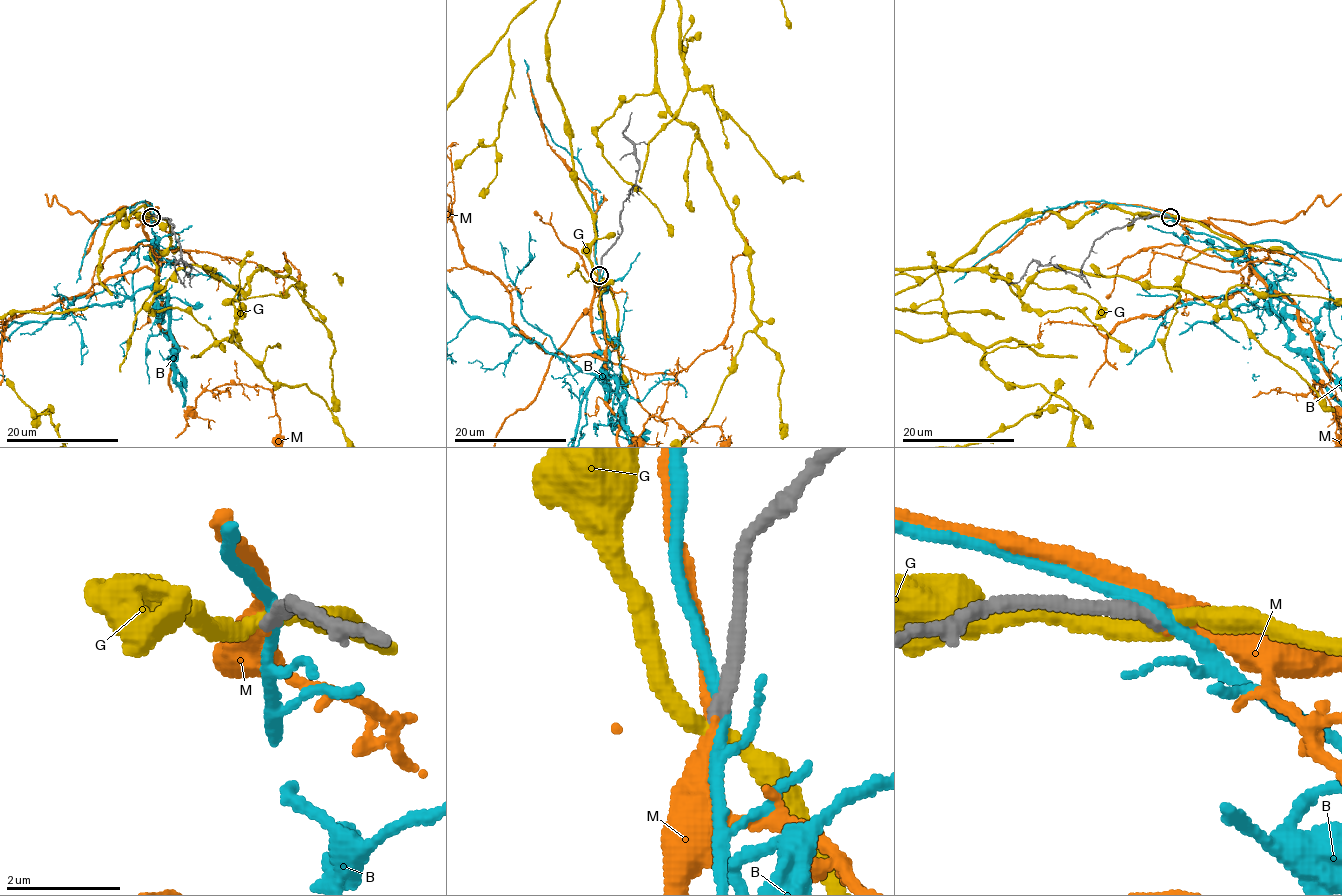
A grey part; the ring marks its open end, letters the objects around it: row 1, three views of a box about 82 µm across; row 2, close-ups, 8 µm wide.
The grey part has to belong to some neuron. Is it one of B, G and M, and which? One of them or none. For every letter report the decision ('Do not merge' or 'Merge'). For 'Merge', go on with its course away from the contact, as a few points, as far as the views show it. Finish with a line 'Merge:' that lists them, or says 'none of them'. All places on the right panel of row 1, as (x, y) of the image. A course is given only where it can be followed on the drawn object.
B: Do not merge
G: Do not merge
M: Merge
Merge: M

